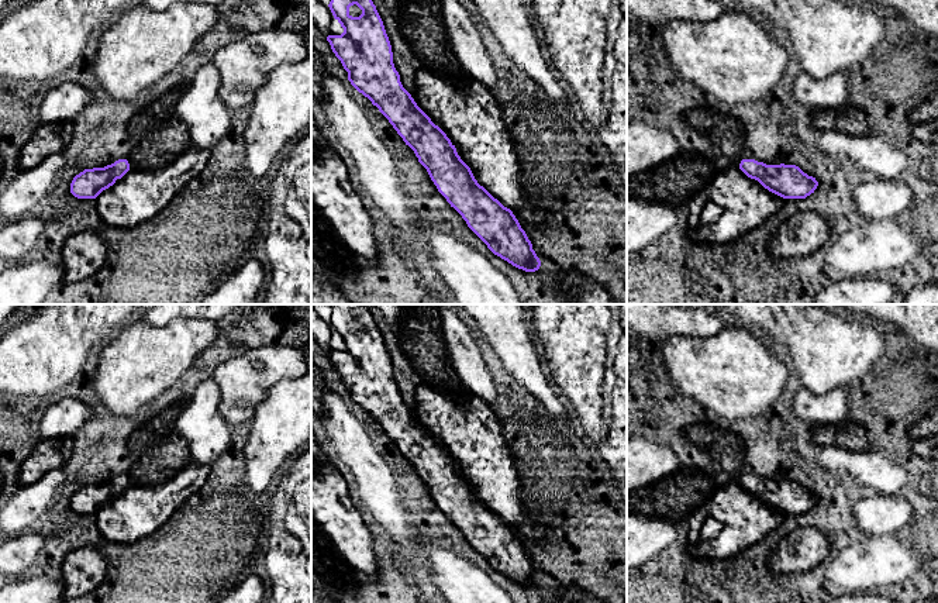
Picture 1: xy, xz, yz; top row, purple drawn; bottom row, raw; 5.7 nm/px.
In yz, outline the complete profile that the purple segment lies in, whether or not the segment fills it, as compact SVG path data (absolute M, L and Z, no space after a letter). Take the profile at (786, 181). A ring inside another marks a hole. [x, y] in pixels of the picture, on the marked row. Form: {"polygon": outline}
{"polygon": "M742 159L739 169L783 199L806 199L818 186L815 178L808 176L796 165L766 165L755 159Z"}

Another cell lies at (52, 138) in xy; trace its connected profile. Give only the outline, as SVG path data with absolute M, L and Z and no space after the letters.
M72 121L49 123L38 128L21 149L18 170L24 172L37 166L49 155L63 152L70 141L72 130Z

